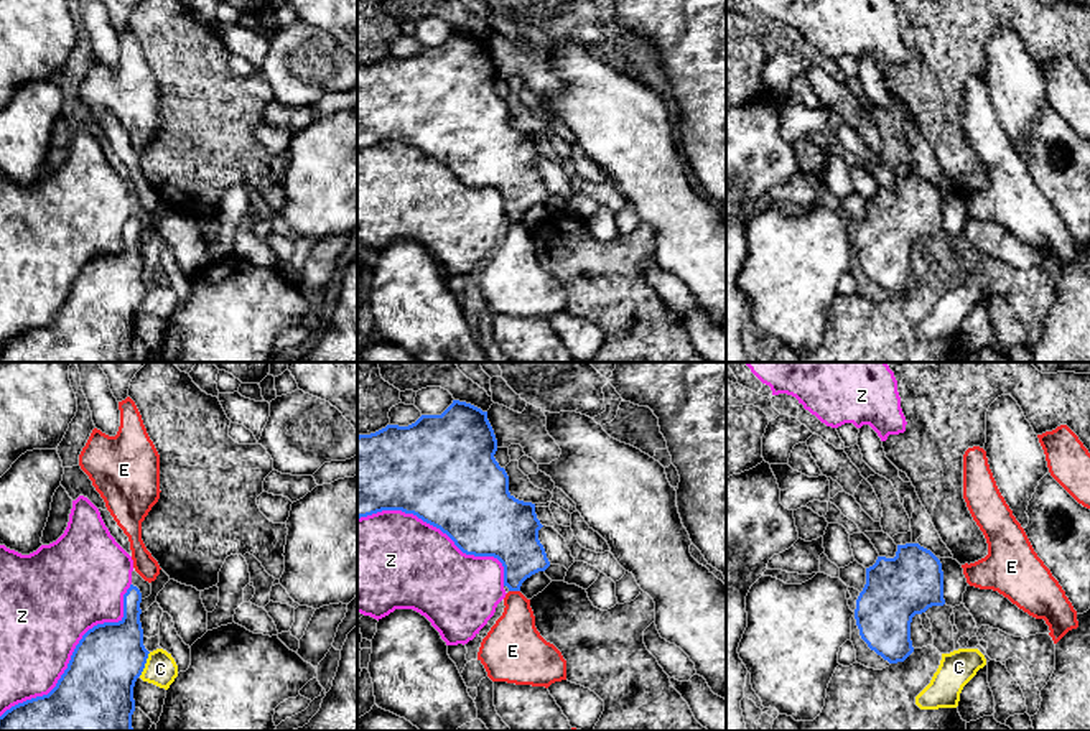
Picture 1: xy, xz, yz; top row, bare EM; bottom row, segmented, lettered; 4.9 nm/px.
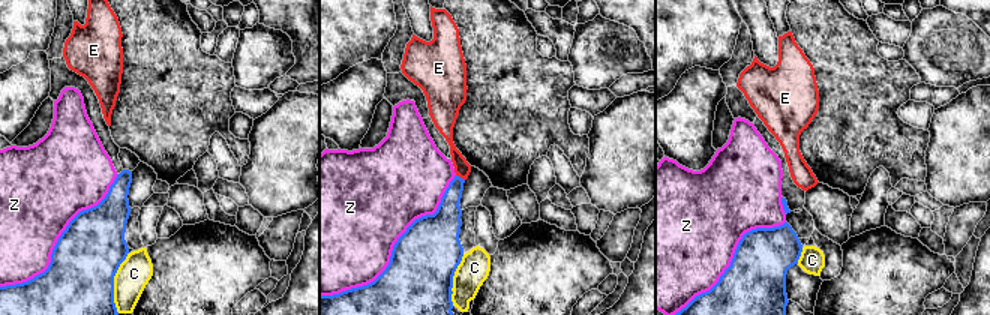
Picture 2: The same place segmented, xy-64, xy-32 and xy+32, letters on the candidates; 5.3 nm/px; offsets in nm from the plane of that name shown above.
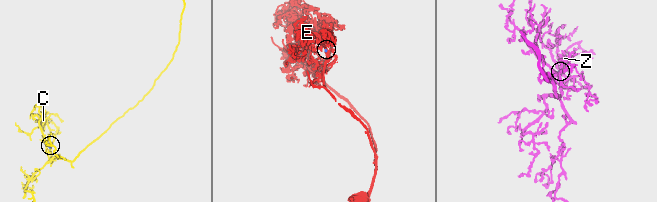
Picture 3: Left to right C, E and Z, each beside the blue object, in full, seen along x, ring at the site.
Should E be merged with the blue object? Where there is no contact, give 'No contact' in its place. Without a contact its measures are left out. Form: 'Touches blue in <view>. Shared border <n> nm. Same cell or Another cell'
Touches blue in xz. Shared border 60 nm. Another cell

